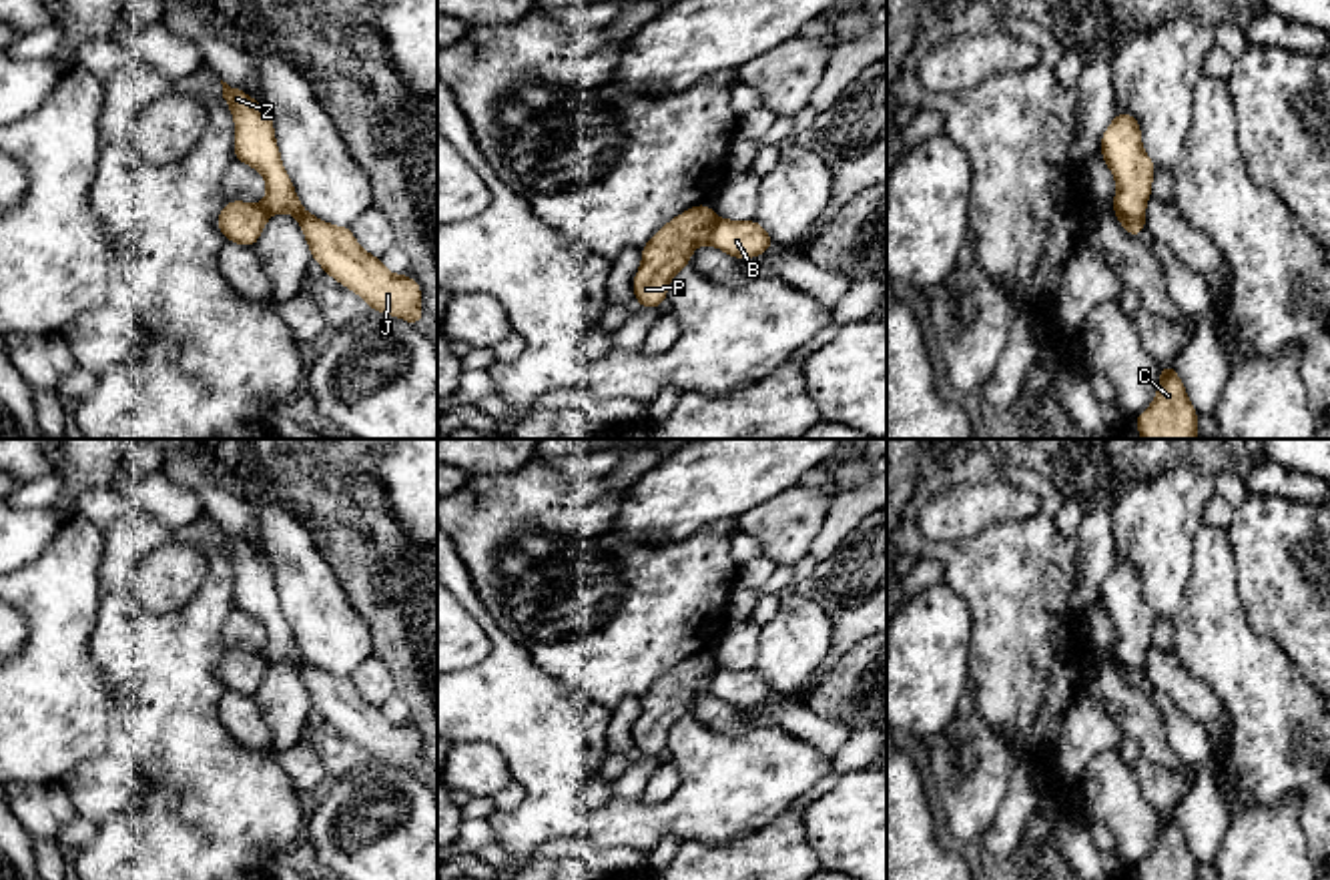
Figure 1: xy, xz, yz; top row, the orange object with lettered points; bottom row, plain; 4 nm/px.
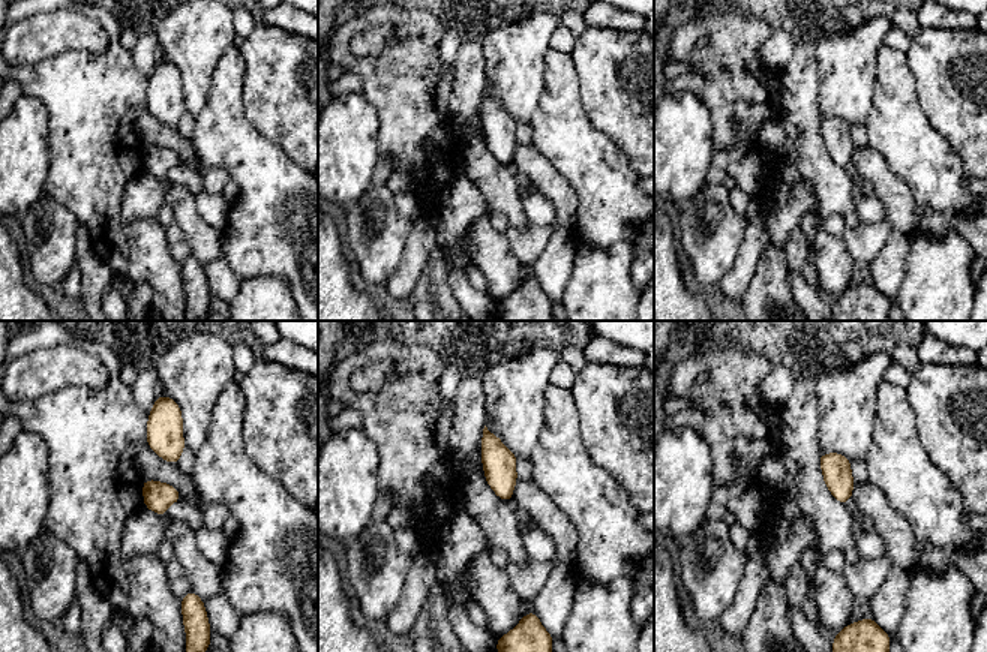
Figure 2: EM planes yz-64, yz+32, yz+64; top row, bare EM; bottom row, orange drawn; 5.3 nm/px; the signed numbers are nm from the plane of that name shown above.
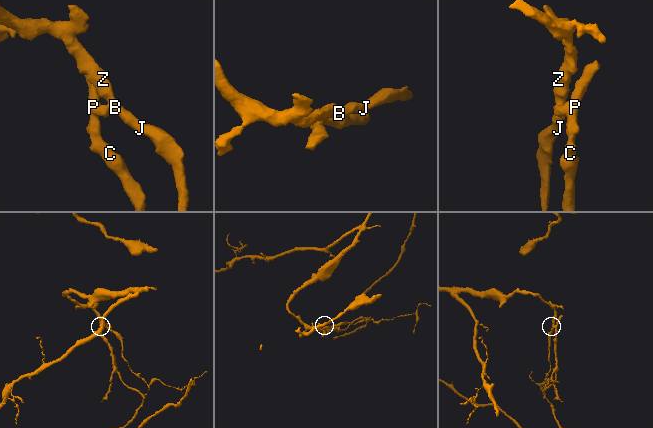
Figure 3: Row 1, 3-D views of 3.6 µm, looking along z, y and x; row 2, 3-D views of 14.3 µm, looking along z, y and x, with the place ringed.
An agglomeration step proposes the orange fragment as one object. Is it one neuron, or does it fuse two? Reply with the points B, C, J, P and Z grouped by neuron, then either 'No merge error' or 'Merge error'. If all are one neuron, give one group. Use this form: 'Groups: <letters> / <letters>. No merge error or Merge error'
Groups: B J Z / C P. Merge error

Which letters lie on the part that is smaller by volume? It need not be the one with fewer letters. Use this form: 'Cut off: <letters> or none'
Cut off: C, P

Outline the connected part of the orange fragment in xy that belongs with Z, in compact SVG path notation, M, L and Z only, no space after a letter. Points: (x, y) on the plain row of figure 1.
M223 531L223 547L235 569L235 609L253 615L267 631L263 655L267 664L291 662L309 692L311 706L325 724L363 746L371 760L399 766L411 774L423 768L421 736L409 724L389 722L381 708L359 696L351 676L329 674L309 664L283 617L273 567L261 551L241 537Z

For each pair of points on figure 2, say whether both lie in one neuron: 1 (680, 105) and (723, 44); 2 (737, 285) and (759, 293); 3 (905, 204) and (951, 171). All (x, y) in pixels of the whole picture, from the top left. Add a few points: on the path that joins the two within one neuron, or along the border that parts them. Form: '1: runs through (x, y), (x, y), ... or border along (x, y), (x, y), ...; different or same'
1: border along (699, 96), (710, 113), (713, 129); different
2: border along (759, 255), (756, 270), (746, 291), (738, 299); different
3: border along (891, 170), (906, 185), (914, 198), (914, 231); different

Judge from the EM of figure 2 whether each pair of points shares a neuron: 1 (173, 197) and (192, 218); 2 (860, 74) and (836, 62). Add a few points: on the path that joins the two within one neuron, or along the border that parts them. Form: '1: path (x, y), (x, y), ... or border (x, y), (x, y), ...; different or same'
1: path (177, 201), (188, 213); same
2: path (854, 74), (842, 63); same

